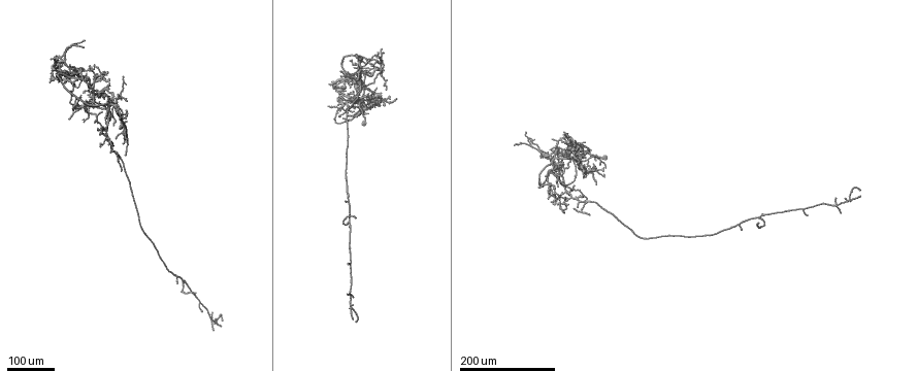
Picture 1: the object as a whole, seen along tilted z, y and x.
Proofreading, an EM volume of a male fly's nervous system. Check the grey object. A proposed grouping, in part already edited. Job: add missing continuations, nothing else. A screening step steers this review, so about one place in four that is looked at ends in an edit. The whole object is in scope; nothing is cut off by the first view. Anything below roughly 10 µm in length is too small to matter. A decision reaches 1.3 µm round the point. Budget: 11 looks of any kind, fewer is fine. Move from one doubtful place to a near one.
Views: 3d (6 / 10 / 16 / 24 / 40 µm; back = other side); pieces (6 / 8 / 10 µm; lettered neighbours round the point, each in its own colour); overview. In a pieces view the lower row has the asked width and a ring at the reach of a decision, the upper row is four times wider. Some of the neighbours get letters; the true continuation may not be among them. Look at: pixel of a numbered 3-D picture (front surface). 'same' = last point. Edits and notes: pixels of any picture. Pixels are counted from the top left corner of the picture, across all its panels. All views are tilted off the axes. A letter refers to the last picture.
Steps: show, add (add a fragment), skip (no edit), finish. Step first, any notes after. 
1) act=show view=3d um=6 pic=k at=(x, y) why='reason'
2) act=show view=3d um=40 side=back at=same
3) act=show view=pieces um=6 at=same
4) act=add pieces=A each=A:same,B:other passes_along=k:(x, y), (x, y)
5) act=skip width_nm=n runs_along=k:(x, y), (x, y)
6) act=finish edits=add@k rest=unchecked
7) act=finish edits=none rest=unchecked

act=show view=3d um=40 pic=1 at=(588, 149) why='end of a long branch'

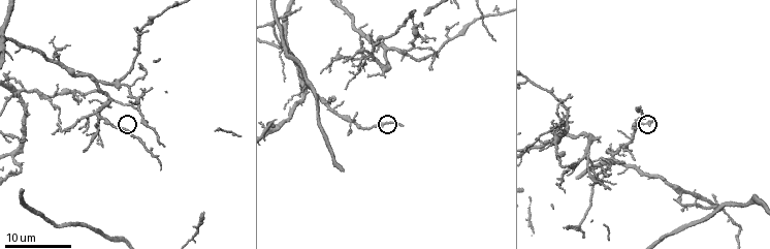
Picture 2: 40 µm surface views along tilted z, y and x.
act=show view=pieces um=8 pic=2 at=(639, 107) why='what lies round it'

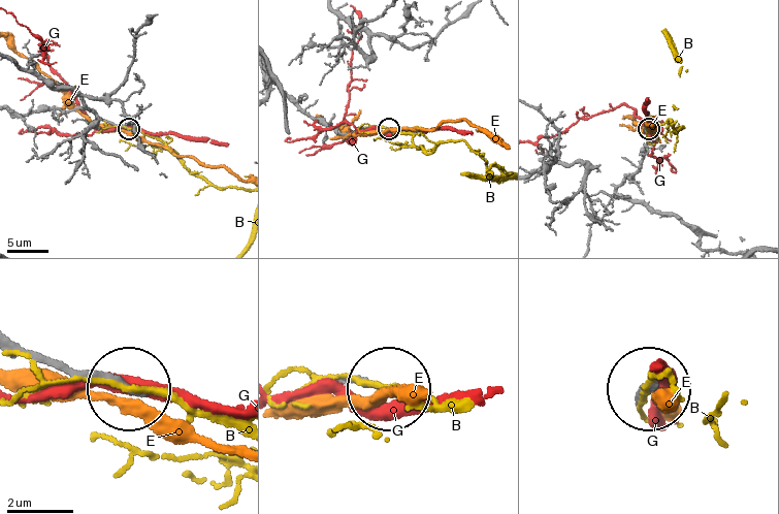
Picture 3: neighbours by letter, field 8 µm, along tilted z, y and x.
act=skip width_nm=180 each=B:other,E:other,G:other runs_along=3:(18, 345), (120, 381) found='no lettered fragment goes on from it'

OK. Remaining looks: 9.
act=show view=3d um=24 pic=1 at=(103, 94) why='an open end'

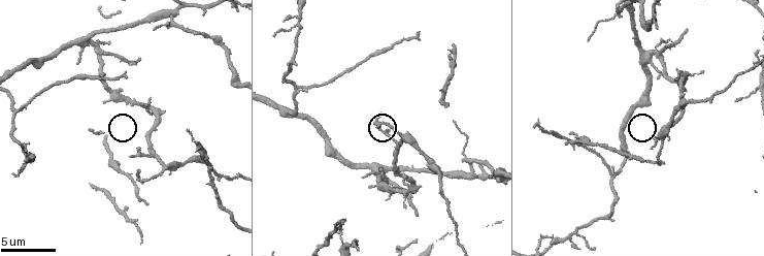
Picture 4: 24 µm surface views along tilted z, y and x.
act=show view=pieces um=8 pic=4 at=(646, 160)

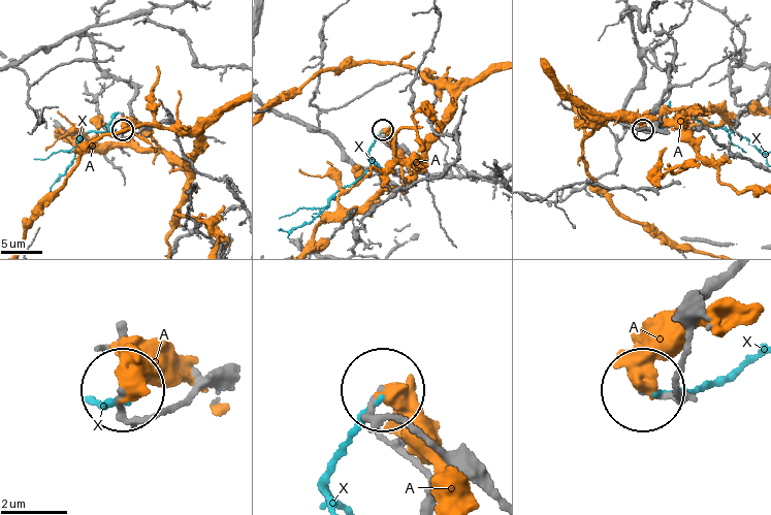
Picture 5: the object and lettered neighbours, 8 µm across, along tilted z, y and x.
act=skip each=A:other,X:other runs_along=5:(197, 386), (139, 415), (124, 409), (116, 392) found='none of them fits'

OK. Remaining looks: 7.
act=show view=3d um=24 pic=1 at=(586, 142) why='long arm stops here'

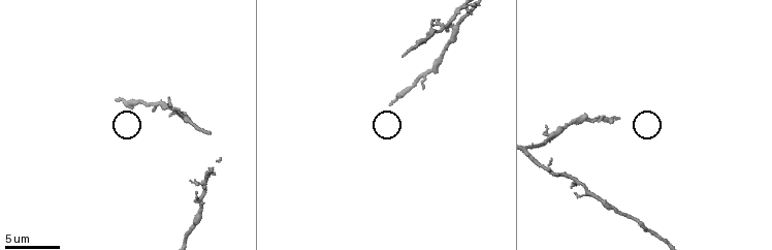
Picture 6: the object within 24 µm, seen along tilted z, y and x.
act=show view=pieces um=8 pic=6 at=(117, 100)

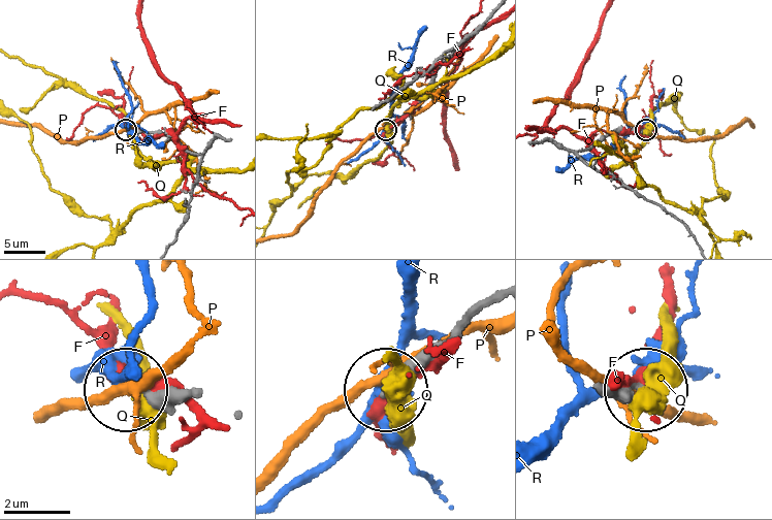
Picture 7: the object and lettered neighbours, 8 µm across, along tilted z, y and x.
act=skip each=F:other,P:other,Q:other,R:other runs_along=7:(188, 396), (128, 389) found='no lettered fragment goes on from it'

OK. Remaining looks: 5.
act=show view=3d um=40 pic=1 at=(349, 93) why='end of a long branch'

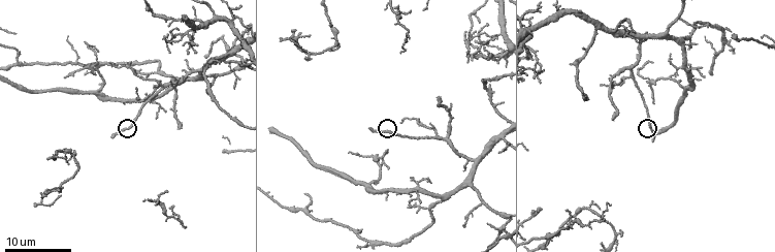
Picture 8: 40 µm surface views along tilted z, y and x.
act=show view=pieces um=10 pic=8 at=(651, 139) why='what lies round it'

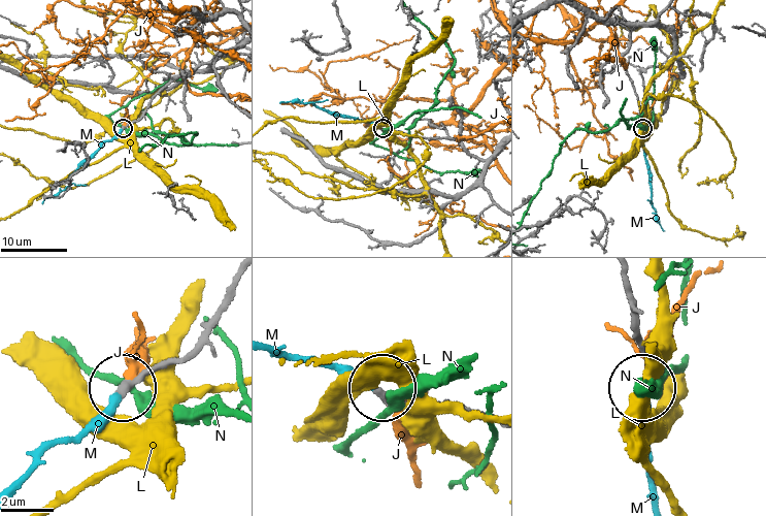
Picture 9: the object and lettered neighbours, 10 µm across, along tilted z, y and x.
act=add pieces=M each=J:other,L:other,M:same,N:other passes_along=9:(188, 351), (152, 368), (90, 427), (55, 444), (9, 484) found='it goes on there'

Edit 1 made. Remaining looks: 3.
act=show view=overview

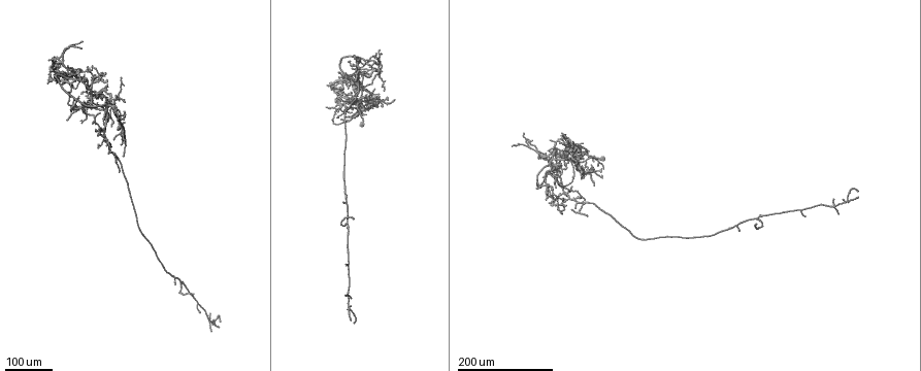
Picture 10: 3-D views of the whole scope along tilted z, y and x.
act=show view=3d um=24 pic=10 at=(76, 88) why='an open end'

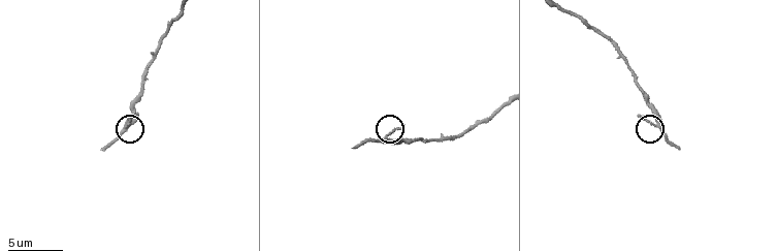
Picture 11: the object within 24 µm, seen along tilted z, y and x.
act=show view=pieces um=8 pic=11 at=(351, 147) why='what lies round it'

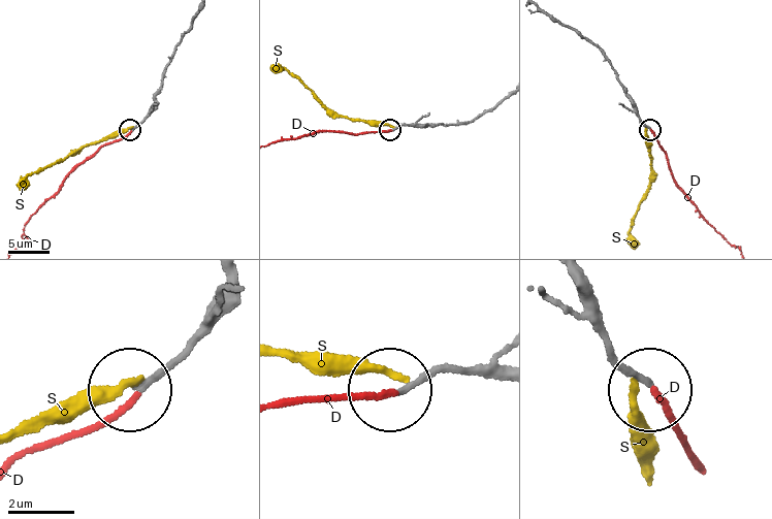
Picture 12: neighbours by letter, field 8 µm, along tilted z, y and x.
act=add pieces=D each=D:same,S:other passes_along=12:(500, 367), (441, 372), (380, 397), (284, 401) found='the neuron continues'

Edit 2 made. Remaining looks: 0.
act=finish edits=add@9,add@12 rest=unchecked

